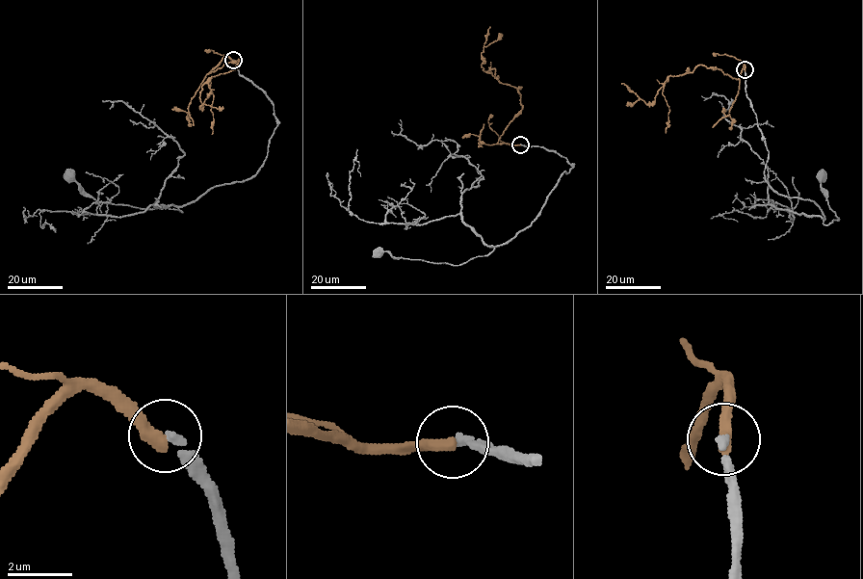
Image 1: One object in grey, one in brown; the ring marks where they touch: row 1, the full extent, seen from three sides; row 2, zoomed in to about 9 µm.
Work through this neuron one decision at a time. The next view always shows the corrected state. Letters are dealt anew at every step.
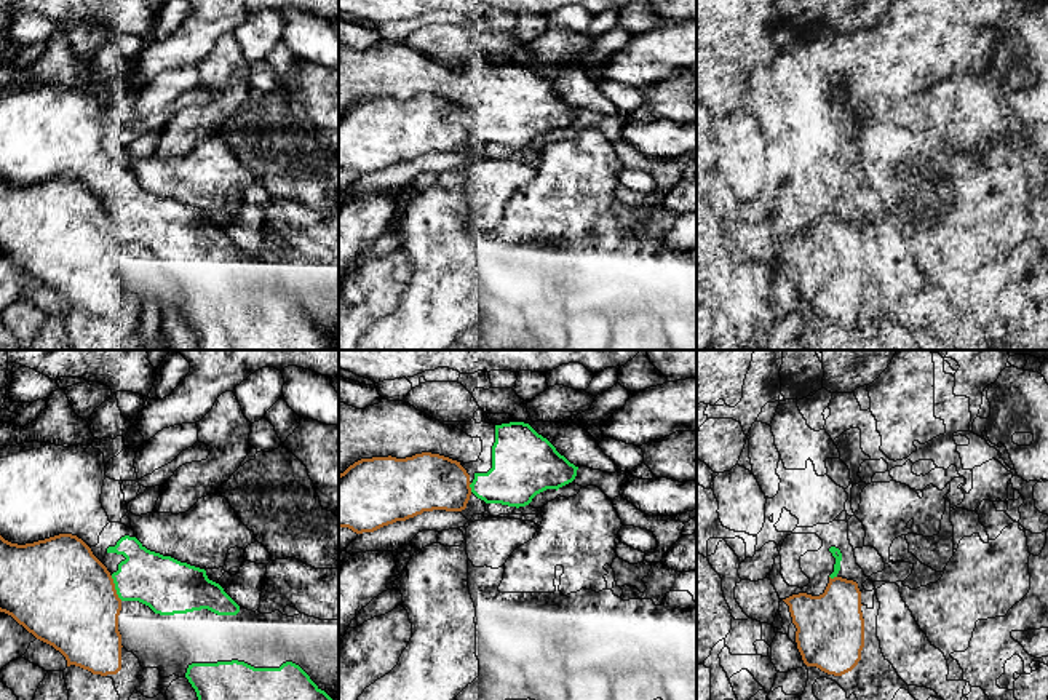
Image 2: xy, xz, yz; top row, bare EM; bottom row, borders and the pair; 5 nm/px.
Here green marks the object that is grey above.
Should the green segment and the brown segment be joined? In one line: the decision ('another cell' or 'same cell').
same cell

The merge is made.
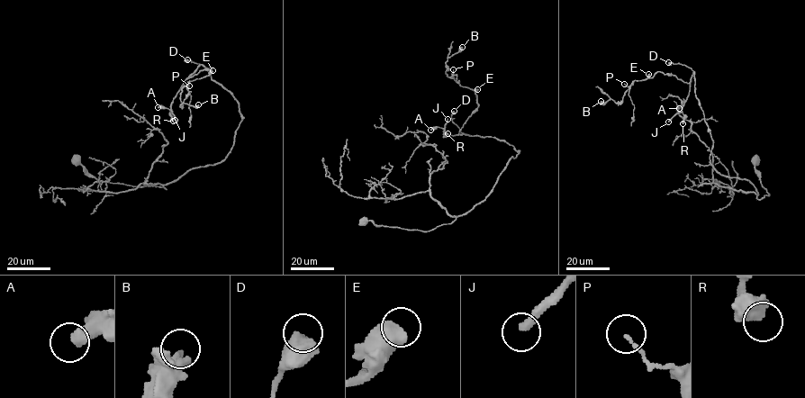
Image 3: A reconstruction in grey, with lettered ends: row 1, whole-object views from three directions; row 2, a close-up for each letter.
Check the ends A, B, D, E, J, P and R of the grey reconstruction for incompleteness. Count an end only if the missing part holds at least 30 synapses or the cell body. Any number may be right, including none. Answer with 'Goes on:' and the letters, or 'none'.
Goes on: J

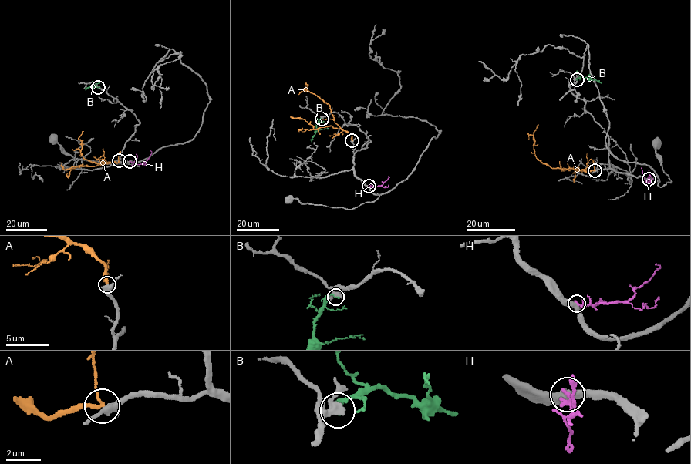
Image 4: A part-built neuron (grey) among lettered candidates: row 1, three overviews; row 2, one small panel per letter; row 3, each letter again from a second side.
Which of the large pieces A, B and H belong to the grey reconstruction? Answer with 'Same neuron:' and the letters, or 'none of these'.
Same neuron: A

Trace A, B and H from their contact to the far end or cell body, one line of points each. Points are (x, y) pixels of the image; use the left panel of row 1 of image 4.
A: (118, 160), (99, 164), (85, 159), (80, 152), (82, 142), (79, 139), (83, 131)
B: (97, 87), (93, 85), (85, 90)
H: (129, 161), (143, 164), (149, 157), (150, 150)

